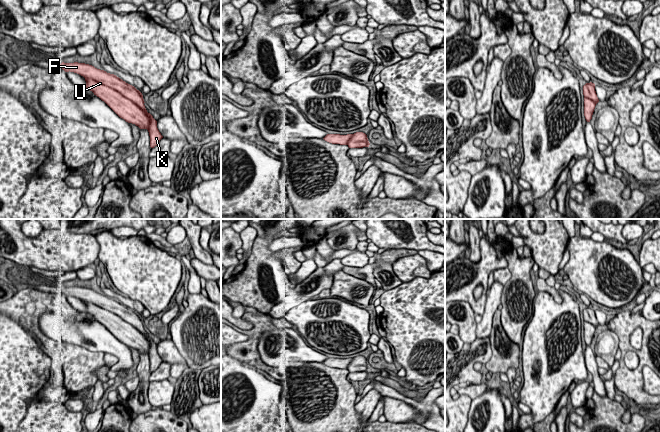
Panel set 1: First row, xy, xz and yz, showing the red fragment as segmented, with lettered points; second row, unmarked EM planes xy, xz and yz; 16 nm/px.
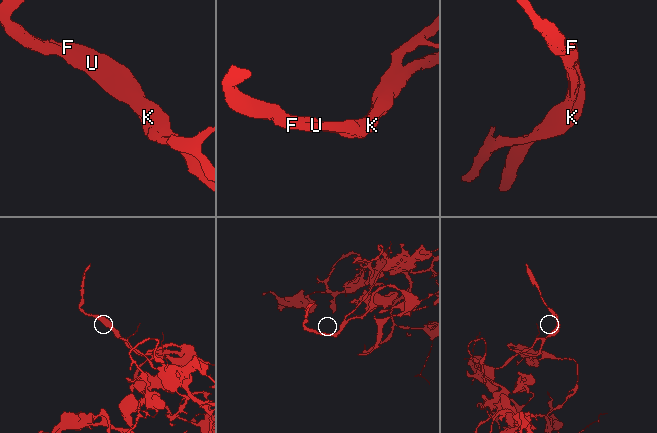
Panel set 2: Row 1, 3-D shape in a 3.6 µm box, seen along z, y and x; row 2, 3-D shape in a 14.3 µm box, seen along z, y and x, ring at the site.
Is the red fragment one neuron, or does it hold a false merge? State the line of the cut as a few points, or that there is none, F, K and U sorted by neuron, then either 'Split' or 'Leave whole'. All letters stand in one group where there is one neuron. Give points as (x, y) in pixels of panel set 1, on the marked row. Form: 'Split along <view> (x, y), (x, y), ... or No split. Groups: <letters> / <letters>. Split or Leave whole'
No split. Groups: F K U. Leave whole

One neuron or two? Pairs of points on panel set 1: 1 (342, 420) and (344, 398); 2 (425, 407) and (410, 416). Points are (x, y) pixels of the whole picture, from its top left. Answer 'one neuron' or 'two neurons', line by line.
1: one neuron
2: two neurons

